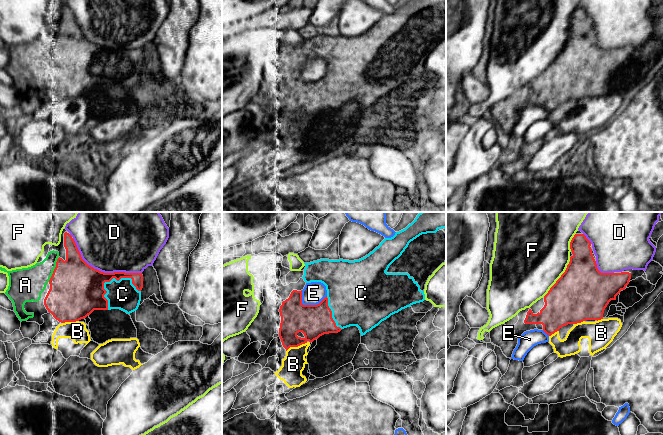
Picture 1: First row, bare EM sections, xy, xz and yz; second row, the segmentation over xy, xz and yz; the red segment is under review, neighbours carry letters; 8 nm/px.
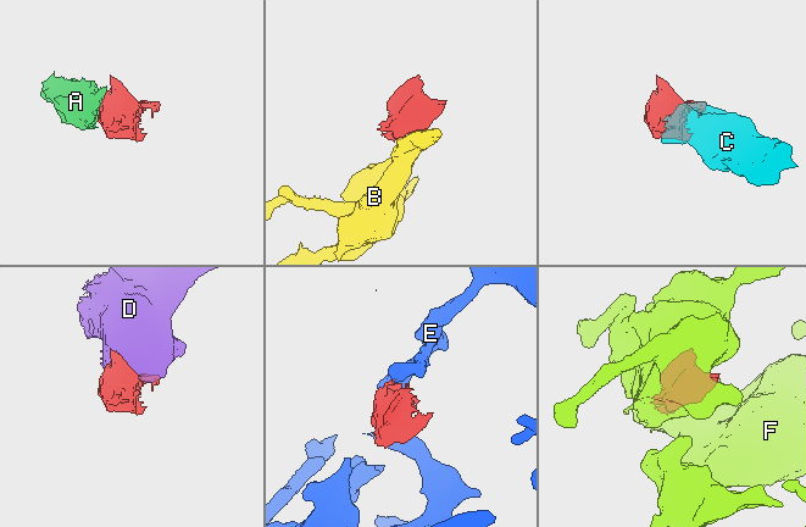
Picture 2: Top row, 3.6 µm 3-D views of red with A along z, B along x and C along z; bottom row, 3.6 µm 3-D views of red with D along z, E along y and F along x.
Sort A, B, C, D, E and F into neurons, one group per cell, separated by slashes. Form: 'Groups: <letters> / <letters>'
Groups: A C / B D / E / F

